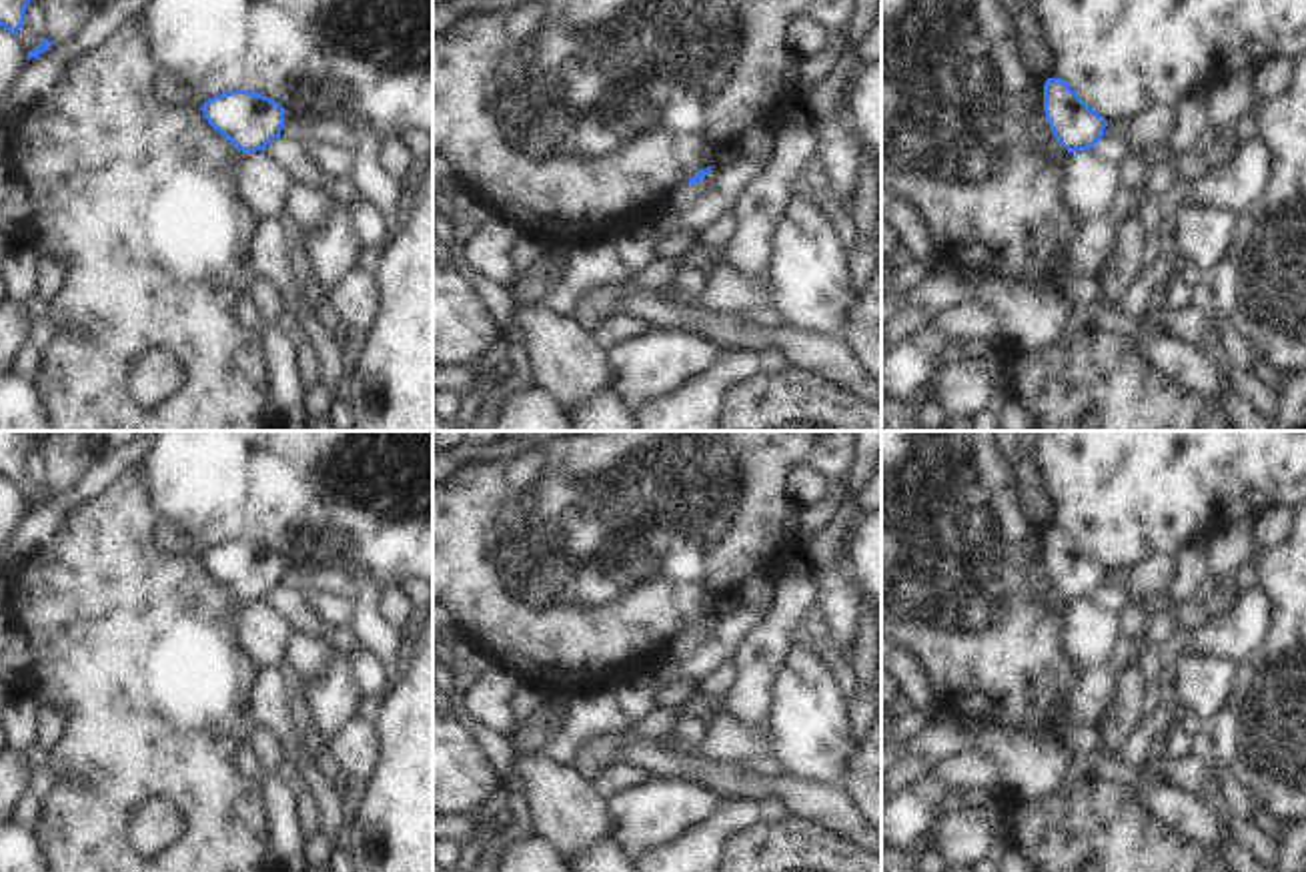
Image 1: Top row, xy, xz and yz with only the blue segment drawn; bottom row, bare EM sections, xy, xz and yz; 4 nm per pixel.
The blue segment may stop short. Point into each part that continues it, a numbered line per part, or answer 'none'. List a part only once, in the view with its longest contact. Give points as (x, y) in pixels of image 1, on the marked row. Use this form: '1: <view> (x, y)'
none

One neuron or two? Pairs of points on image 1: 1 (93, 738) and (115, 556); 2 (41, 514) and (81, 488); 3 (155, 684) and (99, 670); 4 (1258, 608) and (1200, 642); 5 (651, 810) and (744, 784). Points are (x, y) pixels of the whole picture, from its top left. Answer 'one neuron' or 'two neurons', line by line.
1: one neuron
2: one neuron
3: one neuron
4: one neuron
5: two neurons

